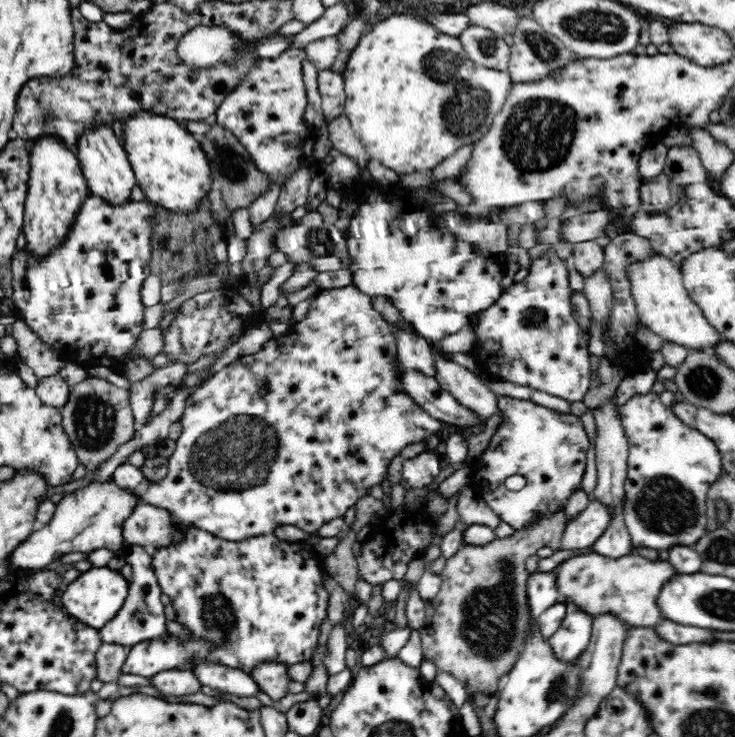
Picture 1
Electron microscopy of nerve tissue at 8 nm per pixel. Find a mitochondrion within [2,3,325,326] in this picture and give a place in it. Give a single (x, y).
(234, 173)

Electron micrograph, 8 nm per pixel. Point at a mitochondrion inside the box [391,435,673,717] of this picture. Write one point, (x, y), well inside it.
(488, 624)

